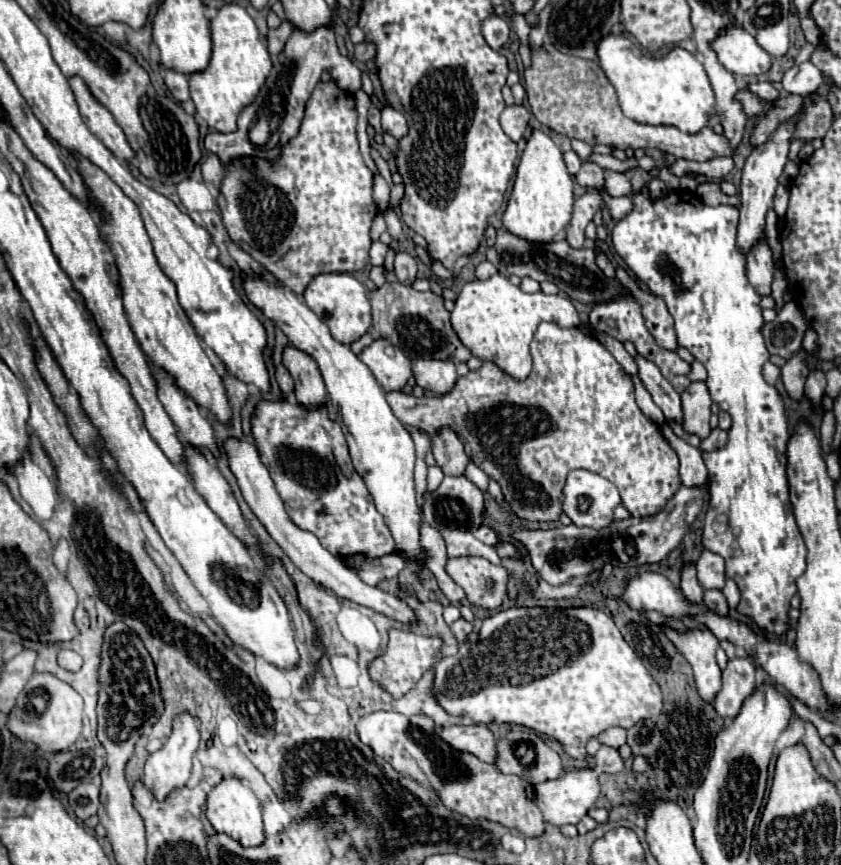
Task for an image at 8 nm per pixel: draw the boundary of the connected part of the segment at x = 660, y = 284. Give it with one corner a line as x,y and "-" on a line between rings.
648,189
632,193
630,197
634,201
634,209
614,227
614,249
634,271
634,275
652,293
660,295
666,301
668,311
674,317
678,343
706,367
706,385
712,401
732,417
728,445
718,451
704,453
708,467
710,507
706,511
702,545
704,549
724,559
726,577
738,585
738,613
752,619
752,623
766,633
784,635
790,629
788,611
790,599
796,595
796,579
806,569
806,545
796,527
792,503
788,497
786,443
790,439
790,433
784,415
784,403
776,387
768,385
762,377
762,365
770,357
762,337
764,319
758,305
762,297
748,283
746,259
736,249
738,207
708,207
690,191
670,191
658,201
650,199

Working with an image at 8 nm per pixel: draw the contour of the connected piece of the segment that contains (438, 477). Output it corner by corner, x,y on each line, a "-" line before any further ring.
436,465
428,467
428,487
430,487
428,491
434,491
440,485
442,479
444,479
444,473
442,473
440,467
436,467

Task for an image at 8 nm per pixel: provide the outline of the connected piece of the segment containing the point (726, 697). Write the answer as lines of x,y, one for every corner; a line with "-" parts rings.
748,657
730,659
722,671
722,689
714,699
714,709
724,719
734,719
744,701
756,691
756,667

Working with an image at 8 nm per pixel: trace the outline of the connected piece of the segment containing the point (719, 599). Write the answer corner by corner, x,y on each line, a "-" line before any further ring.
708,589
708,591
704,591
704,605
708,605
708,609
712,609
714,613
720,613
722,617
728,615
726,599
724,599
722,591
718,591
718,589

